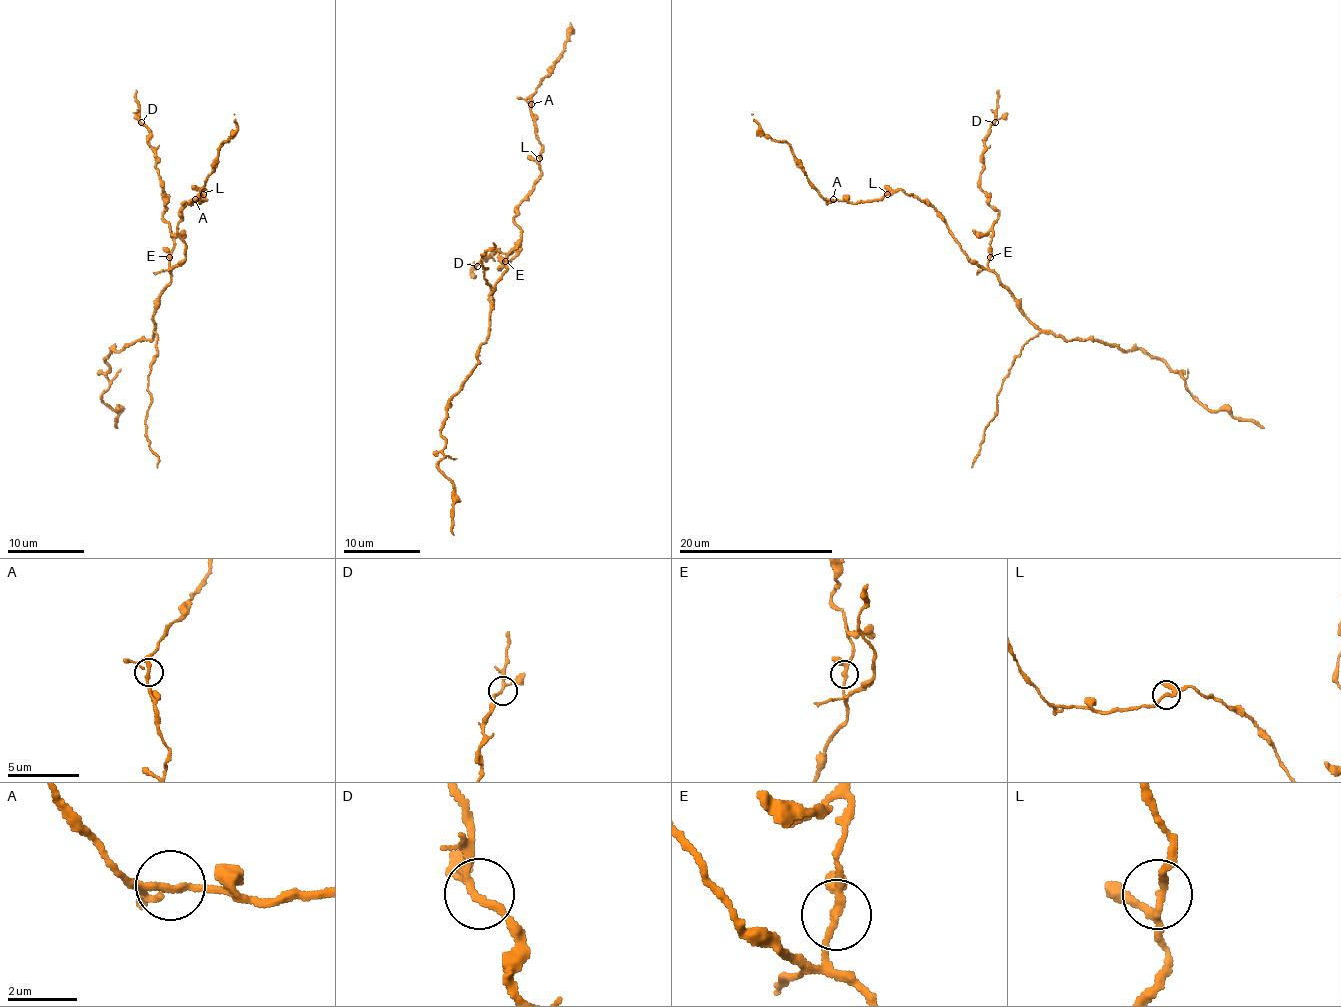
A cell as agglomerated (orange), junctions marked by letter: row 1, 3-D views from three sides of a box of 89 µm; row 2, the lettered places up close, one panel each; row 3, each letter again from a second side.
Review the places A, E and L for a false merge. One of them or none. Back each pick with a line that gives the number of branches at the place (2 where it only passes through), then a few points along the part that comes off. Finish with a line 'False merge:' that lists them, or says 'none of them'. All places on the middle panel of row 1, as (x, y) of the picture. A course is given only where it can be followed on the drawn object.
False merge: none of them

